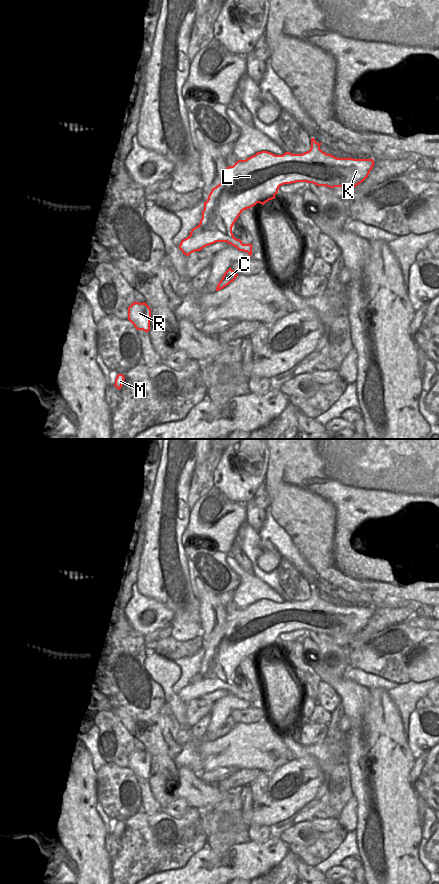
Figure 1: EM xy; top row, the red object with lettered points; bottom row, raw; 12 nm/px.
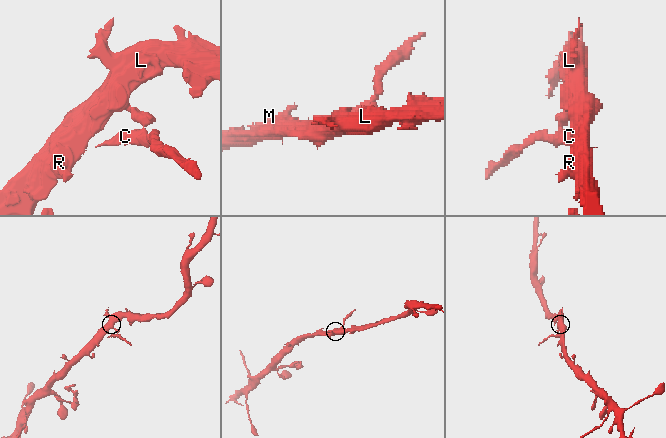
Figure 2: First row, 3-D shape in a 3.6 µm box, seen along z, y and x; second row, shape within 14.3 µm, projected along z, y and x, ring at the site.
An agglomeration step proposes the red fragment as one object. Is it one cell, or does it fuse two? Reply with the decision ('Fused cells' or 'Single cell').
Fused cells

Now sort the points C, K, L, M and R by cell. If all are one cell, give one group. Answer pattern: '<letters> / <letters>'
C / K L M R

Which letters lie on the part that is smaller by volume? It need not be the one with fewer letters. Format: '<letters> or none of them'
C

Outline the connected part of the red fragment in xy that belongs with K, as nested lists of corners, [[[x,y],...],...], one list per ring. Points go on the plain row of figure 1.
[[[311,586],[310,598],[302,602],[285,600],[283,603],[275,603],[261,599],[246,608],[238,608],[233,614],[226,615],[225,627],[211,638],[207,649],[204,650],[199,673],[181,689],[179,697],[184,703],[189,704],[216,690],[232,692],[232,675],[239,663],[257,651],[264,653],[269,648],[275,647],[279,635],[284,632],[307,630],[329,636],[355,636],[368,625],[375,612],[373,607],[337,606],[323,600],[320,597],[321,592]]]

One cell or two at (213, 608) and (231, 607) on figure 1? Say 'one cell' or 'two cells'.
two cells

